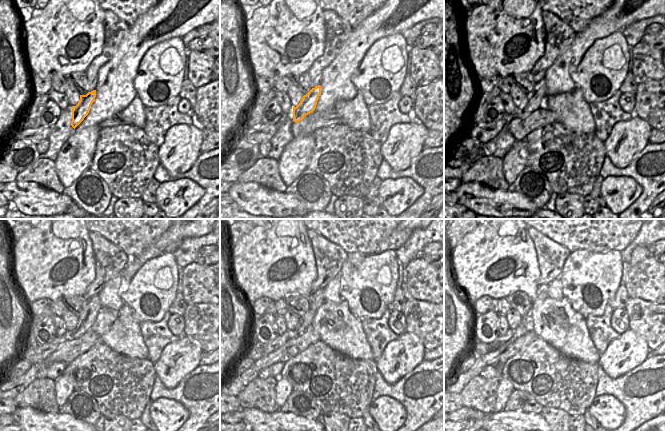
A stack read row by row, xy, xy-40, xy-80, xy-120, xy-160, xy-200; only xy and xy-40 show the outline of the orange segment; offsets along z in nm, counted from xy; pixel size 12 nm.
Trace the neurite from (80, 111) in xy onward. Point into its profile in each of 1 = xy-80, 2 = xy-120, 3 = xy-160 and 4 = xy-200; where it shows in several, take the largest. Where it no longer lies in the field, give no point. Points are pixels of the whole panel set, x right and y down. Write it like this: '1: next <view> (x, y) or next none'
1: next xy-80 (533, 100)
2: next xy-120 (86, 320)
3: next xy-160 (316, 299)
4: next xy-200 (542, 291)

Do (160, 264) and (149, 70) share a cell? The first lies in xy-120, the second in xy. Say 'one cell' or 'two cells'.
one cell

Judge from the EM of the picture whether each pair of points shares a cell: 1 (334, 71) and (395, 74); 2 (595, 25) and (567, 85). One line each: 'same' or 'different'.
1: different
2: same

